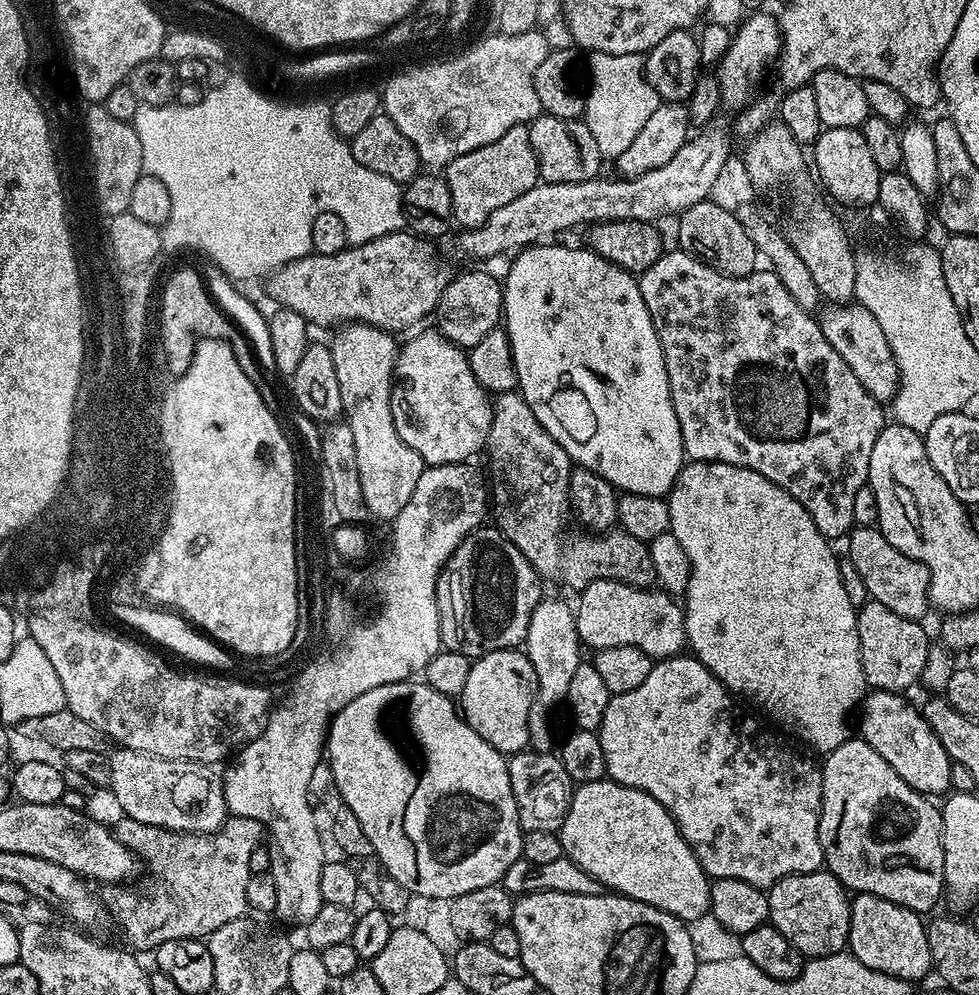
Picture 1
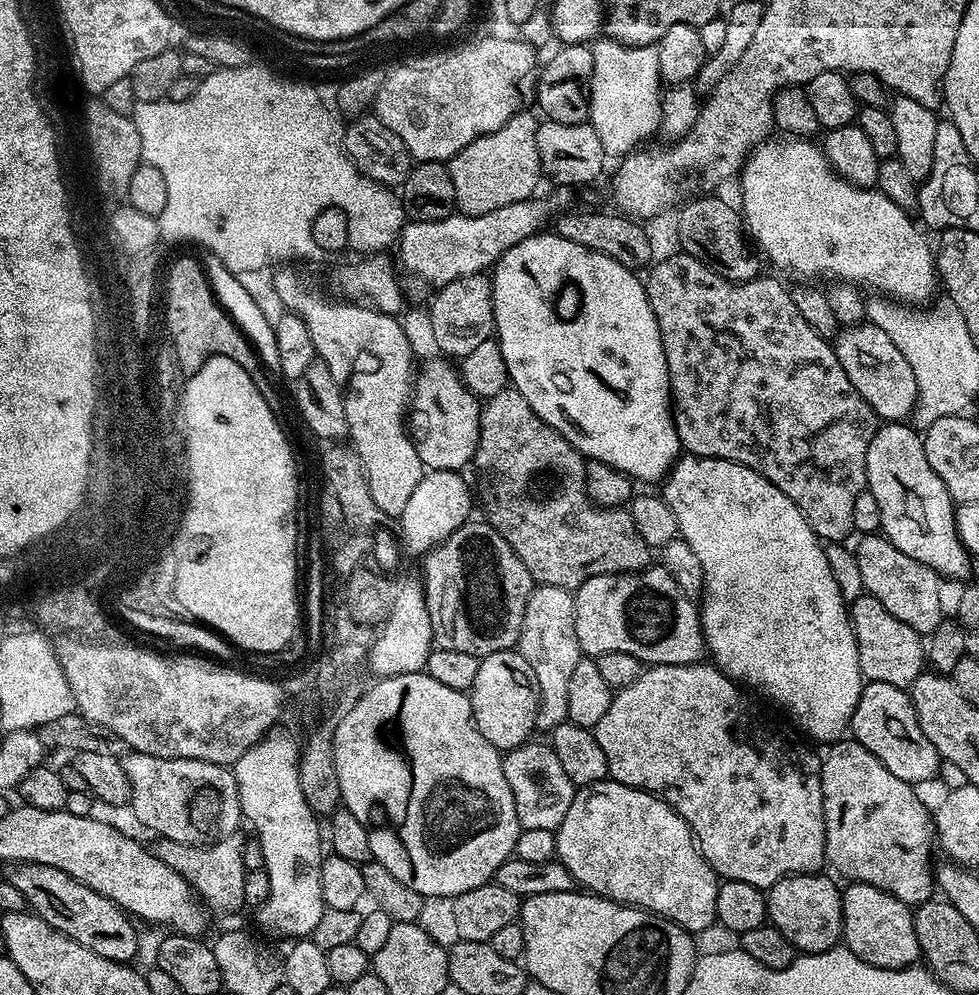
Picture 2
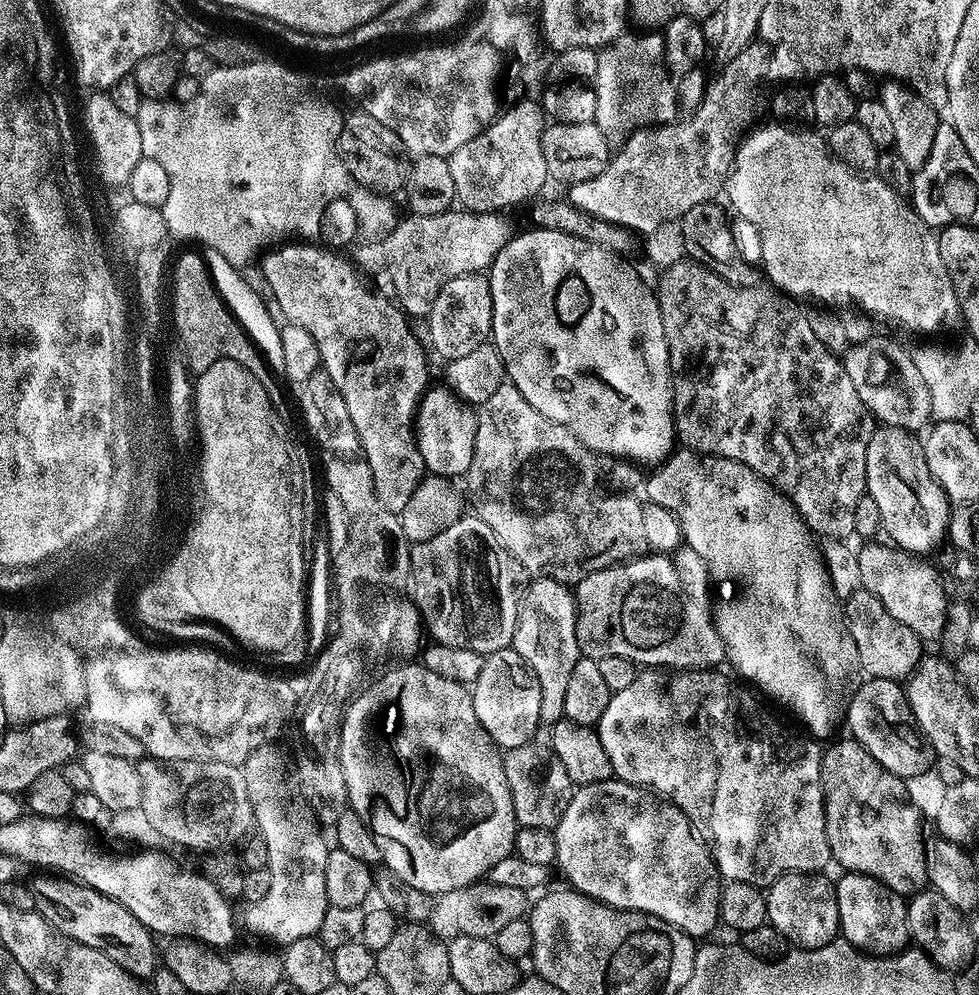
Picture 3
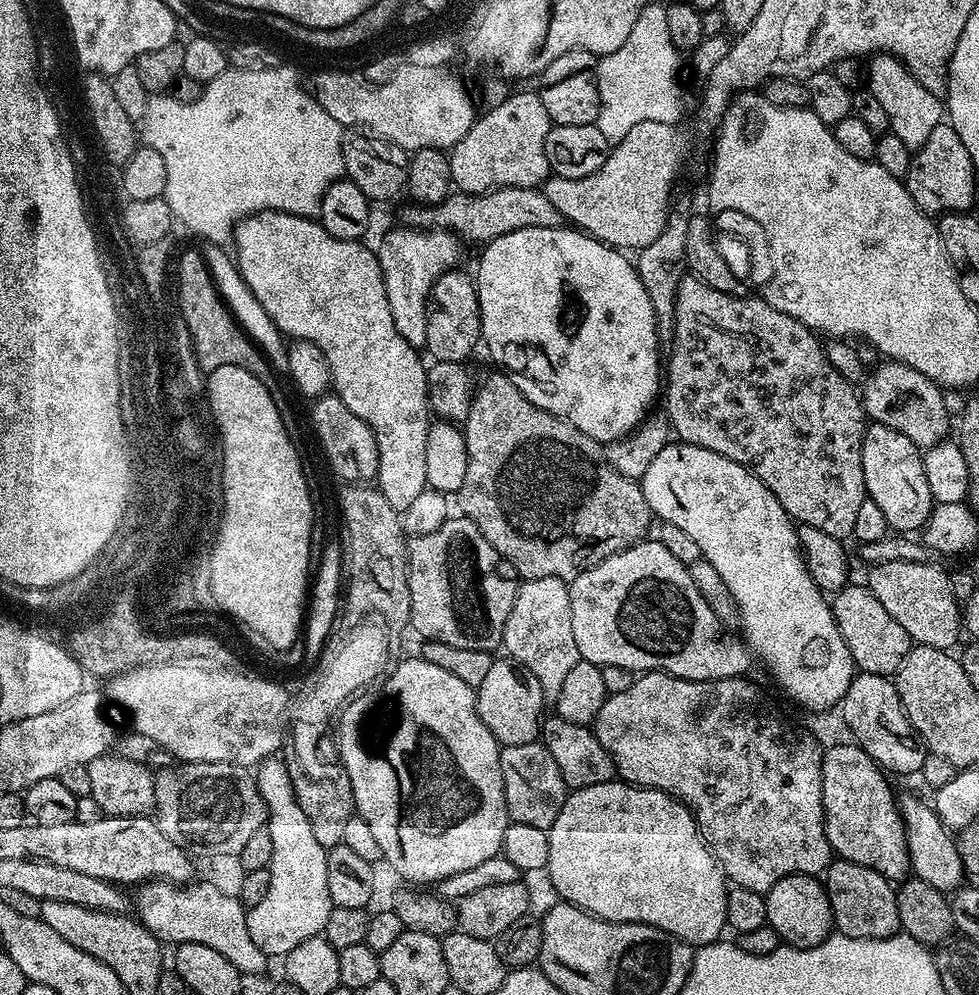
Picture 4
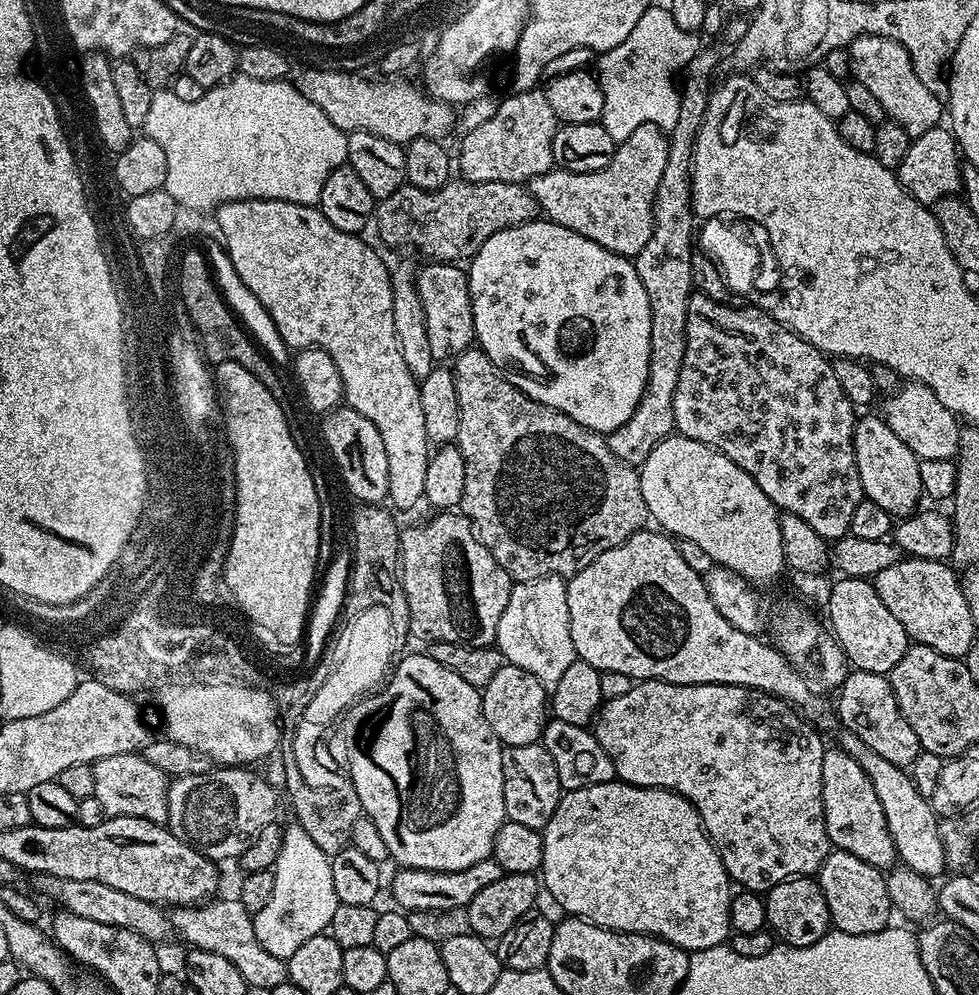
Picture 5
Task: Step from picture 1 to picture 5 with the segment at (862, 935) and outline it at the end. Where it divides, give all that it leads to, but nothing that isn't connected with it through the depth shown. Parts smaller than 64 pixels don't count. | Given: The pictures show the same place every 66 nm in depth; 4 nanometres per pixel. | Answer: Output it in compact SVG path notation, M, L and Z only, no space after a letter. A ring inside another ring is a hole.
M839 850L829 851L828 857L822 862L818 873L820 889L826 894L826 906L830 910L832 928L846 934L874 934L889 927L891 916L894 916L892 899L888 893L888 881L881 869L870 866L870 862L862 862L862 858L854 858L854 854Z

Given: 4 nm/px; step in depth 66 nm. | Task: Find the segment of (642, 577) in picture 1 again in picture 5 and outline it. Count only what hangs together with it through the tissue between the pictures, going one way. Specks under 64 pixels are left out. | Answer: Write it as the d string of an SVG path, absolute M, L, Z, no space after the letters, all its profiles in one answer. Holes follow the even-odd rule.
M478 346L467 348L461 356L455 357L454 375L456 378L456 393L458 394L458 410L460 411L460 421L458 422L458 434L454 444L460 449L462 458L466 462L466 486L462 490L462 498L458 505L459 511L467 516L472 522L472 527L476 529L476 536L494 554L498 566L502 566L512 576L513 581L537 580L543 576L563 576L571 578L580 572L598 554L626 542L626 538L633 536L635 532L641 531L645 527L644 523L649 523L650 517L646 498L642 498L642 486L640 485L640 473L635 467L626 462L622 462L610 451L607 439L601 433L583 428L574 418L562 414L558 410L551 408L546 410L546 418L550 416L550 424L546 422L540 432L526 432L524 436L512 434L512 391L516 388L504 377L498 366L490 362L490 358Z

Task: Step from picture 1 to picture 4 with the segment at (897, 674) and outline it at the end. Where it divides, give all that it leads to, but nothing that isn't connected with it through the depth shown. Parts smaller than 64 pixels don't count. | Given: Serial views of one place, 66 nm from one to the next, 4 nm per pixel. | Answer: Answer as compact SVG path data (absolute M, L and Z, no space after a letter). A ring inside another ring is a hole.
M849 582L841 592L831 597L830 603L838 630L850 650L857 669L860 672L895 677L906 654L914 645L910 634L902 630L900 623L883 608L882 602L878 602L878 598L874 598L874 594L863 583Z

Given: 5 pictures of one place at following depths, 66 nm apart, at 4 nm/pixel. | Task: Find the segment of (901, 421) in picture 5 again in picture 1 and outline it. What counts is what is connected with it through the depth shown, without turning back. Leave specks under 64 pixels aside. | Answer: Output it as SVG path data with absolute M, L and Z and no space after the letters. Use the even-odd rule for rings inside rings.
M855 302L826 308L818 316L826 342L830 342L830 346L834 346L838 354L842 354L842 362L846 362L850 370L854 370L854 378L858 378L858 382L866 386L875 400L891 402L900 388L900 371L894 362L890 342L886 342L886 334L882 334L882 326L878 326L878 318L874 318L870 310Z

